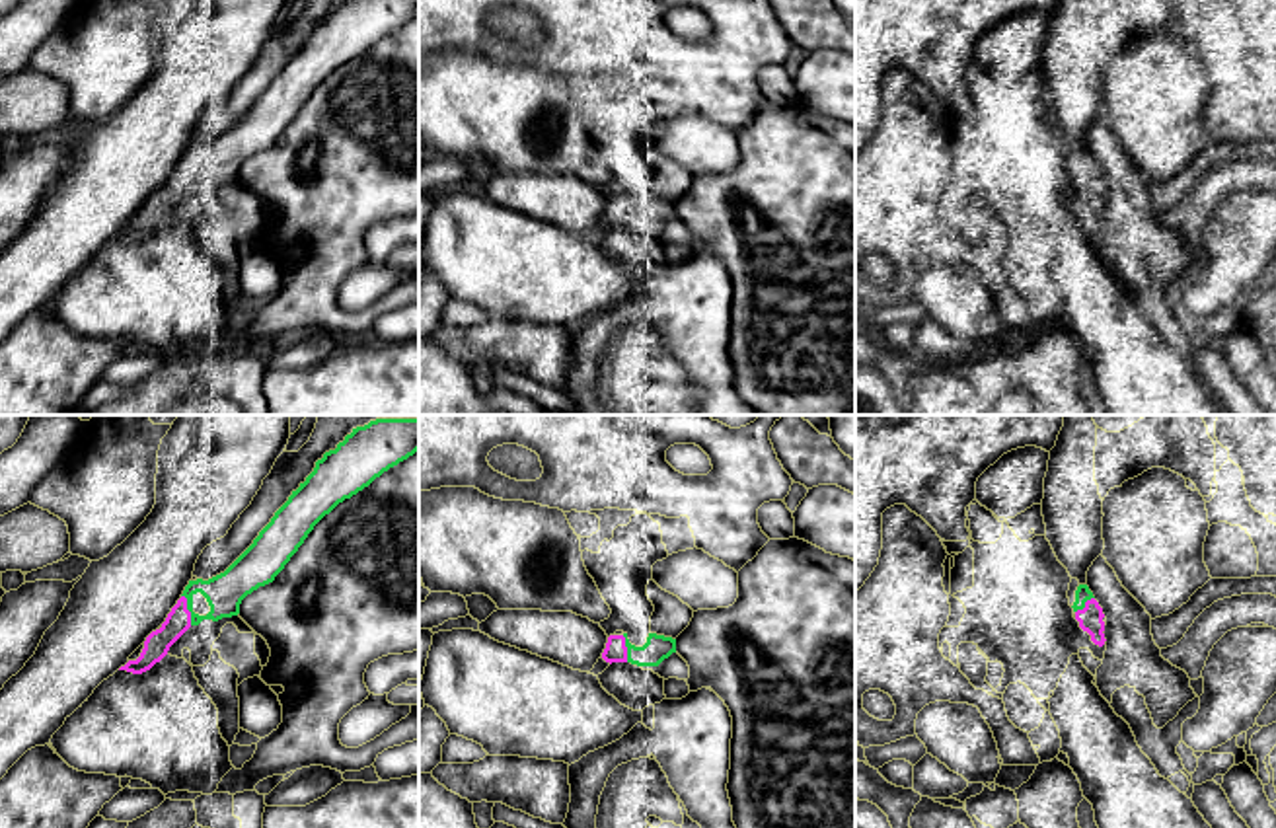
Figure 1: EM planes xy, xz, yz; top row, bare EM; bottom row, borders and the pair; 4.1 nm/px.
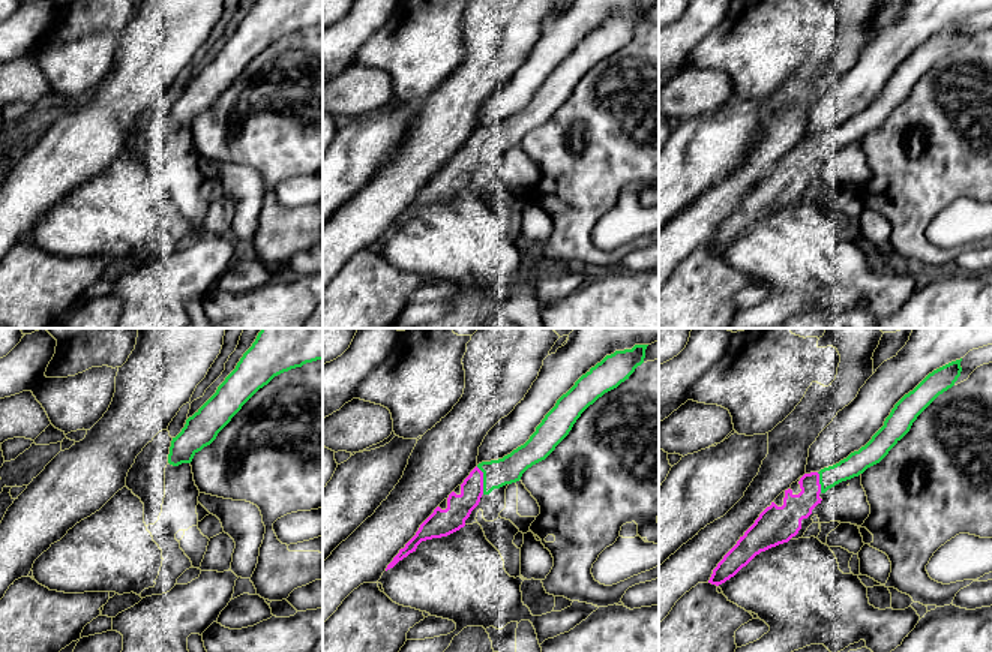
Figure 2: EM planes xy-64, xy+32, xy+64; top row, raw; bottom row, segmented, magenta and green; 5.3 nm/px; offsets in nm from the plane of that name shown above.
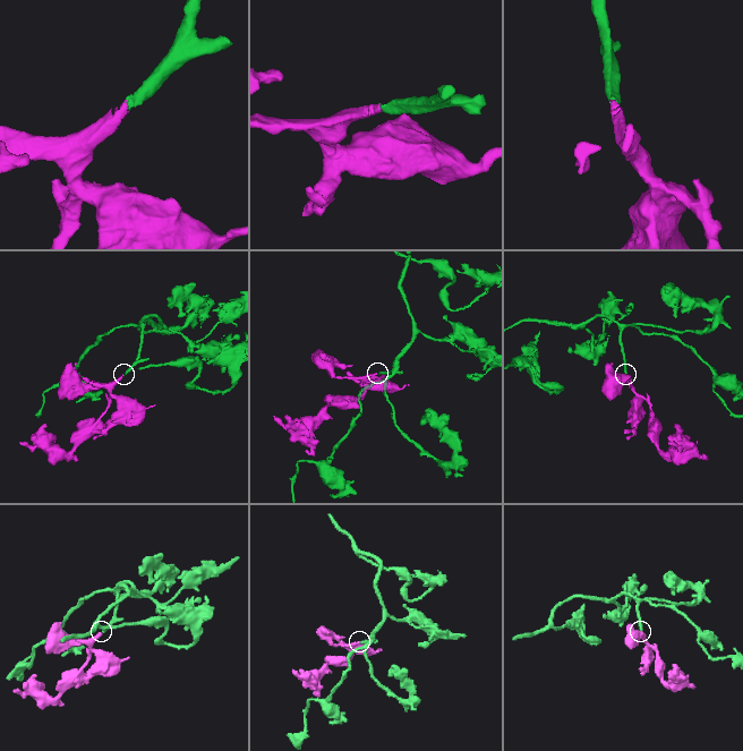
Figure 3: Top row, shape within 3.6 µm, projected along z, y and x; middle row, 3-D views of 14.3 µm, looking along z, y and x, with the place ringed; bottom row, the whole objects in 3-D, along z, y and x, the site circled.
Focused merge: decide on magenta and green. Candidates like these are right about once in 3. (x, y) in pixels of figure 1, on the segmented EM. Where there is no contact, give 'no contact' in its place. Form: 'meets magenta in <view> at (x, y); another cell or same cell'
meets magenta in xy at (187, 610); same cell

